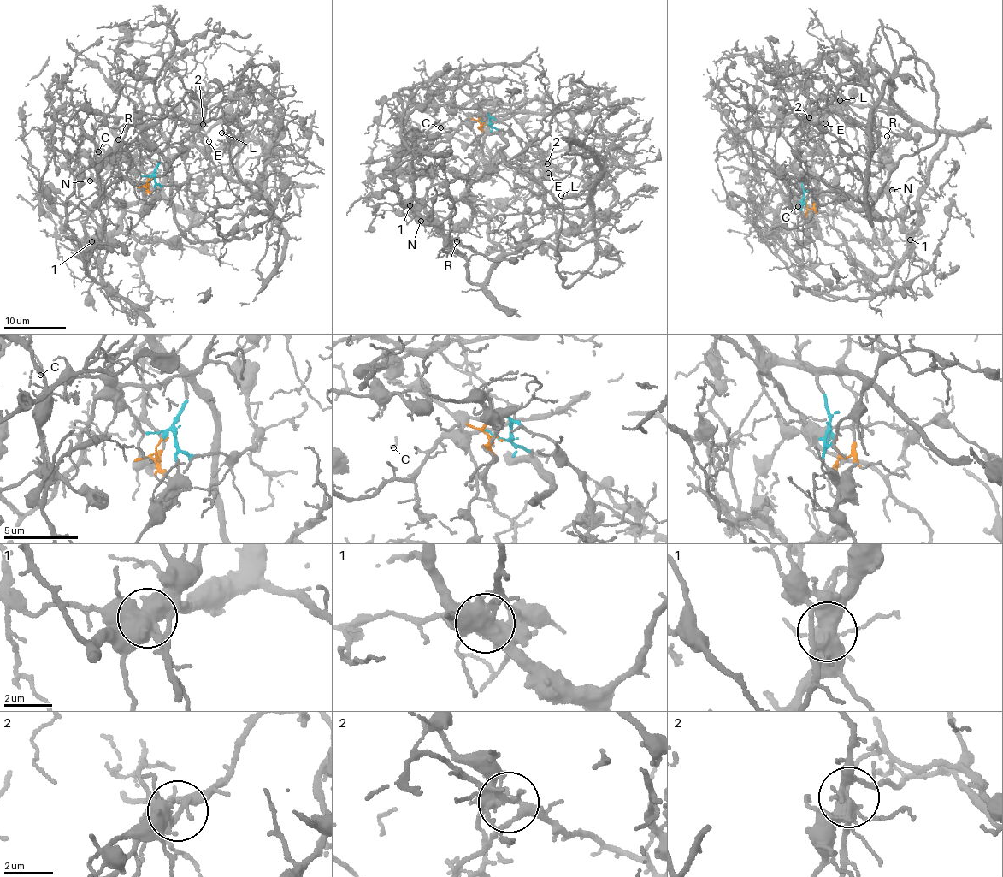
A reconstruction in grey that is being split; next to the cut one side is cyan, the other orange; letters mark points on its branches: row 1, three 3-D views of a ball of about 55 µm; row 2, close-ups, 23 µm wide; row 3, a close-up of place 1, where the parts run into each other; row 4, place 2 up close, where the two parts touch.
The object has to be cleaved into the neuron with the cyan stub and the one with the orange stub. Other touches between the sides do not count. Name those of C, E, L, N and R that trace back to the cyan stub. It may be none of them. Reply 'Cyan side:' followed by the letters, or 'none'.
Cyan side: L

